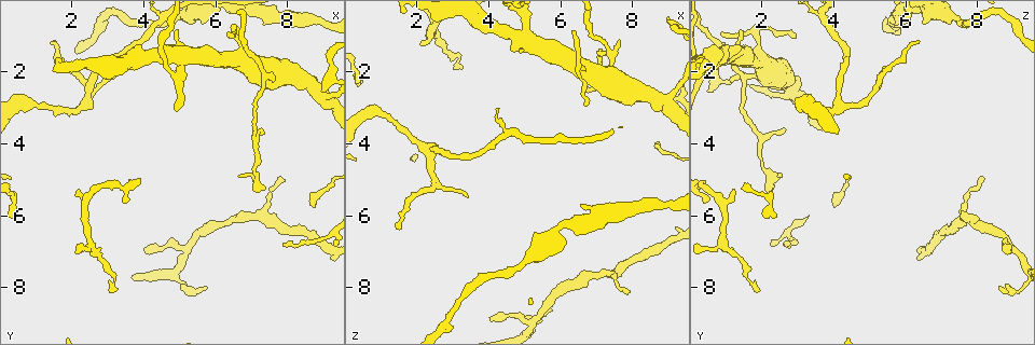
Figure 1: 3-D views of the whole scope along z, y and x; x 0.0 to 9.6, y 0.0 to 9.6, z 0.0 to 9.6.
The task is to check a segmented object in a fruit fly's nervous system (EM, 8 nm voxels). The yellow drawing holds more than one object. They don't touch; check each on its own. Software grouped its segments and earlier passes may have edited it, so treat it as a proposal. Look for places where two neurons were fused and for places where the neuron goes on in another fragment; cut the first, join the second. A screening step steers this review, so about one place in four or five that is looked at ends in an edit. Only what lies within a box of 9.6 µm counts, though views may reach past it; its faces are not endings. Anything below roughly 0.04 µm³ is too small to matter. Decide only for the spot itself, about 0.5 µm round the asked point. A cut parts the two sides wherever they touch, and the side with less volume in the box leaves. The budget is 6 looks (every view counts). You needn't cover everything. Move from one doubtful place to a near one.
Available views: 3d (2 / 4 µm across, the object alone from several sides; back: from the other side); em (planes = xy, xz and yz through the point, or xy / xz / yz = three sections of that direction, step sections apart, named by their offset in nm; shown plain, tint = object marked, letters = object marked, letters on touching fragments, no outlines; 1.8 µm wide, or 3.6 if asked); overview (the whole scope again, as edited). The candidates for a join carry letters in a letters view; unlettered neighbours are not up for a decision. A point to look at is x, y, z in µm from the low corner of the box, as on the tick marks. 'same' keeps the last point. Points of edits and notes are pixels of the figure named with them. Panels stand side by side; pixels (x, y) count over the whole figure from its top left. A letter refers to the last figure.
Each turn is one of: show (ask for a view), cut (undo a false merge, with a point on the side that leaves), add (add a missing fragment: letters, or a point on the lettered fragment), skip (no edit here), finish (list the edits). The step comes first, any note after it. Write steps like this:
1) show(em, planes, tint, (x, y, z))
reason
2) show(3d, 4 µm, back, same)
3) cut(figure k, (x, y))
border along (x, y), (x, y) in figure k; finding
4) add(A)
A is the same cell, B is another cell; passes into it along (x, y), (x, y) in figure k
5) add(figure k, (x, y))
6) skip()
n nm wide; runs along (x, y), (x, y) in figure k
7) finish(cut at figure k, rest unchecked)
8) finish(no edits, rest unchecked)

show(em, planes, letters, (7.35, 2.05, 1.85))
thick turns thin

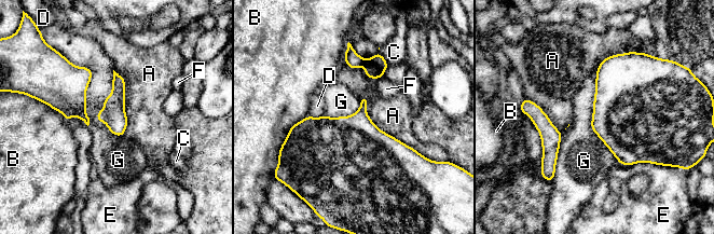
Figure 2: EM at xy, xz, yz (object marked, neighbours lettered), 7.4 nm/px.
cut(figure 2, (354, 60))
G touches over 800 nm; A, B, C, D, E, F and G are other cells; border along (366, 59), (362, 65) in figure 2; a second neuron is stuck on

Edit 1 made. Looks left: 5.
show(3d, 2 µm, back, (1.50, 1.15, 6.40))
thin end

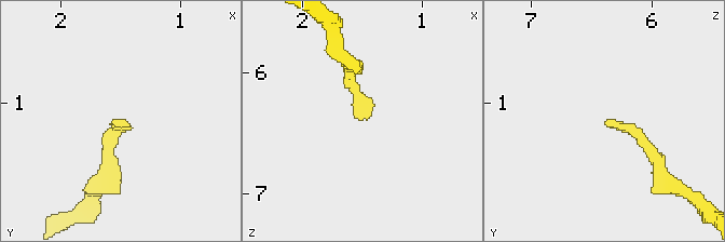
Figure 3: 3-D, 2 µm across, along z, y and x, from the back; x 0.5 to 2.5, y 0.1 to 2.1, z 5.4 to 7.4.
show(em, yz, step 16, tint, (1.50, 1.18, 6.40))

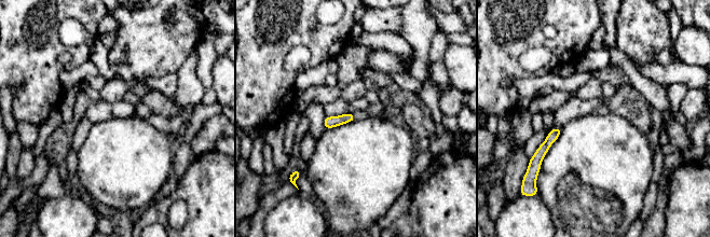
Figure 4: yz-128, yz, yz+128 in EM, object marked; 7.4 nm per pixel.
show(em, planes, letters, same)
cut it another way

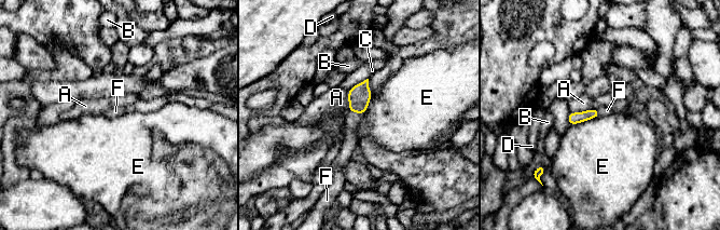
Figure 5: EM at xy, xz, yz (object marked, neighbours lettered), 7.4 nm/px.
add(F)
80 nm wide; F is the same cell, A, B, C, D and E are other cells; the neuron continues

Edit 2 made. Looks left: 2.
finish(cut at figure 2, add at figure 5, rest unchecked)

